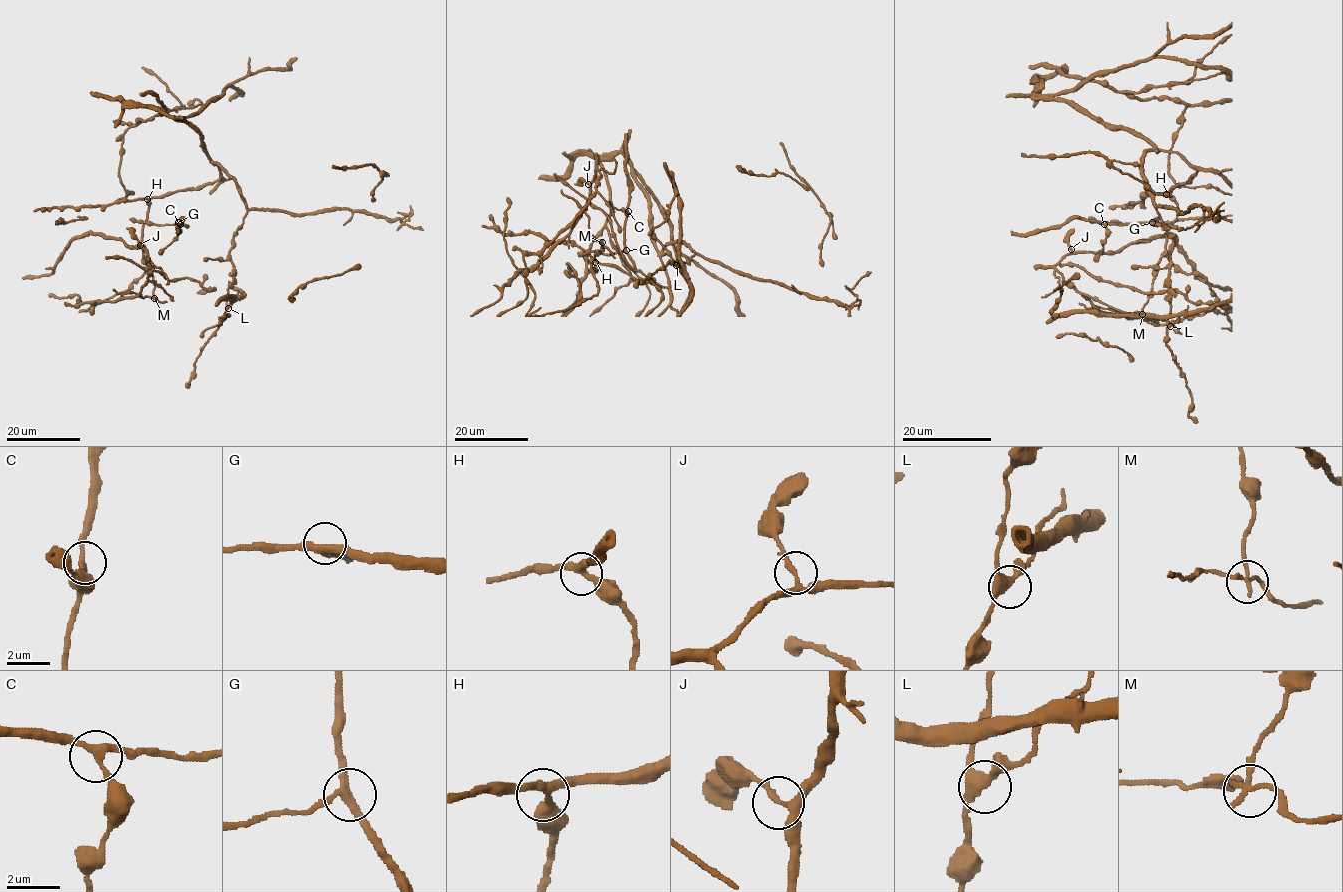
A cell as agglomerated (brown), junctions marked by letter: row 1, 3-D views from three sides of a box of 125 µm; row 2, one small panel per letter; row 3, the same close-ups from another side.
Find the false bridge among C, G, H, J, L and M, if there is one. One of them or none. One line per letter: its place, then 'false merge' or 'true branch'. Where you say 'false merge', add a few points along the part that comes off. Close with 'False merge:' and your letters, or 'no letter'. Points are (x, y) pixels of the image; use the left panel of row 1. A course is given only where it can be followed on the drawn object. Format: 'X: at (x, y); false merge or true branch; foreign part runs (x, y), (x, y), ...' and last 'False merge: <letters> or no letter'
C: at (180, 224); true branch
G: at (178, 222); true branch
H: at (147, 199); true branch
J: at (140, 245); true branch
L: at (228, 308); true branch
M: at (154, 298); false merge; foreign part runs (154, 298), (120, 294), (113, 288)
False merge: M

